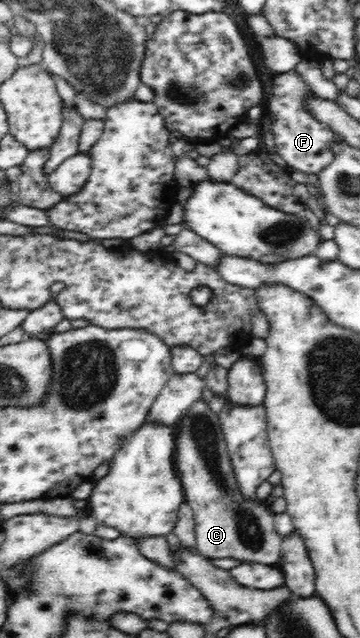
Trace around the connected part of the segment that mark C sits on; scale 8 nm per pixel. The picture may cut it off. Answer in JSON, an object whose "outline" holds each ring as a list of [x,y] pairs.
{"outline":[[[198,399],[176,425],[175,468],[185,502],[194,513],[196,548],[204,557],[236,558],[278,566],[282,538],[274,529],[274,513],[265,502],[249,500],[238,491],[219,415]]]}

